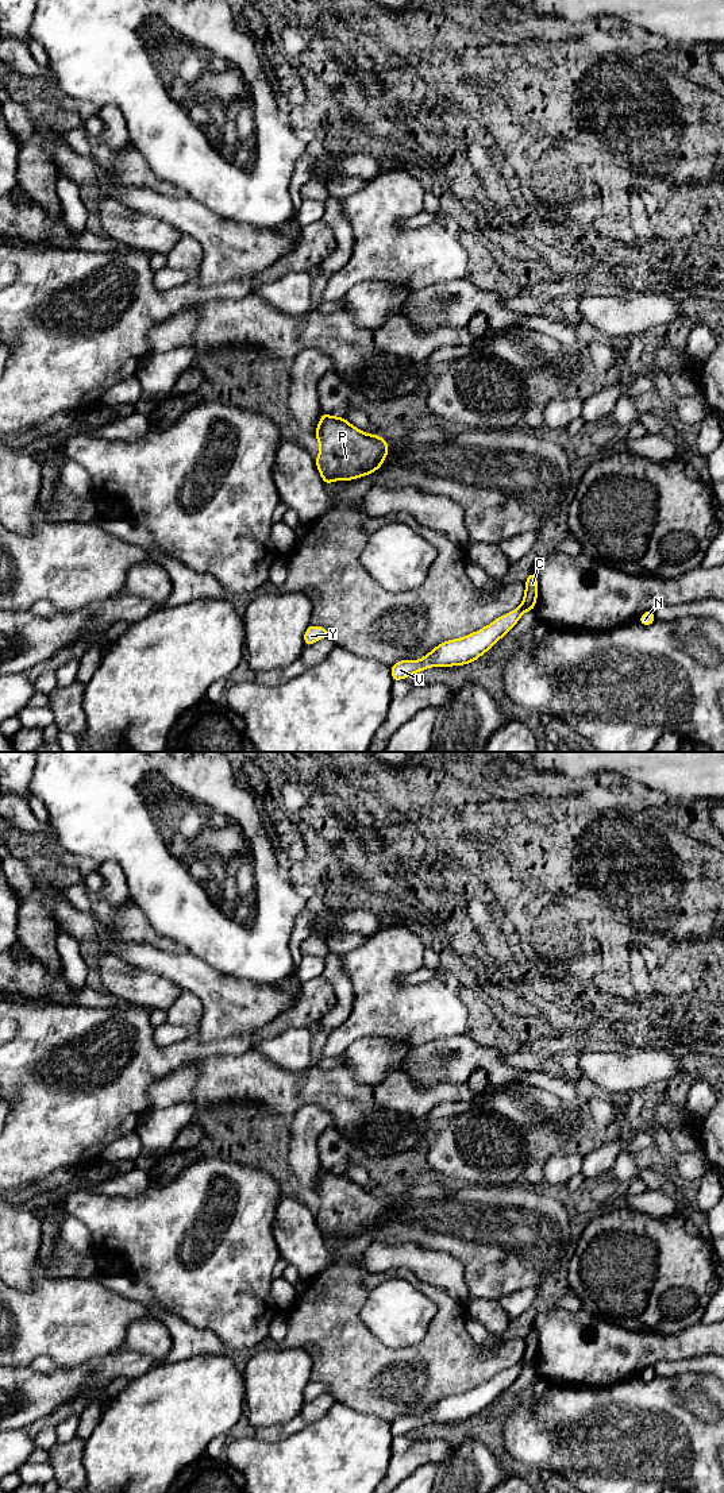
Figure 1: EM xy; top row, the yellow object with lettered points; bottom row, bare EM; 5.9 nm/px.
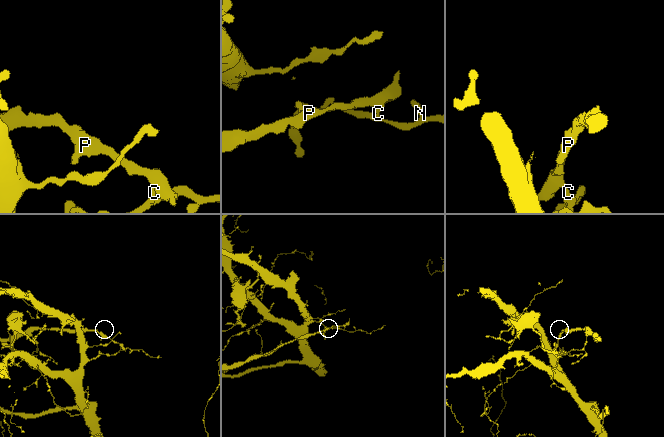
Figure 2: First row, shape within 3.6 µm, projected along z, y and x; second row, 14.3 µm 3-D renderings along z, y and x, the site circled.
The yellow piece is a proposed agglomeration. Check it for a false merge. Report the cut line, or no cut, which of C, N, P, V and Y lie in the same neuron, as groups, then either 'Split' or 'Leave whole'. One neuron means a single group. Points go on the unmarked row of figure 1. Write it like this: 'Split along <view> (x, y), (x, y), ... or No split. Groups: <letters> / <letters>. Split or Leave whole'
Split along xy (522, 1360), (524, 1368). Groups: C P / N V Y. Split

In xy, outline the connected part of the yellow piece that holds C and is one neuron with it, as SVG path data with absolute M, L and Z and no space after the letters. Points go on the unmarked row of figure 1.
M531 1327L525 1339L525 1349L523 1354L523 1366L524 1369L528 1366L535 1366L535 1358L538 1355L538 1334L536 1331Z

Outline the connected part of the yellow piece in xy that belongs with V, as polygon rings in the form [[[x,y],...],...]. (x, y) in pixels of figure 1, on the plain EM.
[[[520,1361],[471,1390],[439,1400],[420,1416],[397,1417],[390,1423],[393,1438],[407,1435],[430,1423],[444,1424],[475,1417],[516,1381],[523,1369],[523,1361]]]

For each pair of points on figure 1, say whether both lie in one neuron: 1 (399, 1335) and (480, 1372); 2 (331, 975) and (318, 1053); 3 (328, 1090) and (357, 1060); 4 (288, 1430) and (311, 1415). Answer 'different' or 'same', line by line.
1: different
2: same
3: different
4: different

